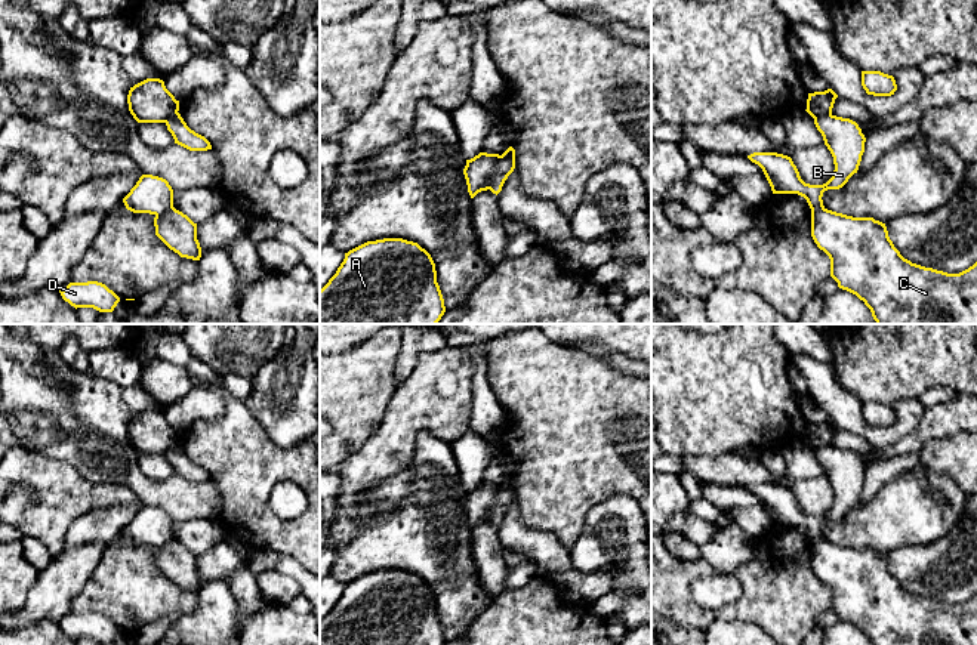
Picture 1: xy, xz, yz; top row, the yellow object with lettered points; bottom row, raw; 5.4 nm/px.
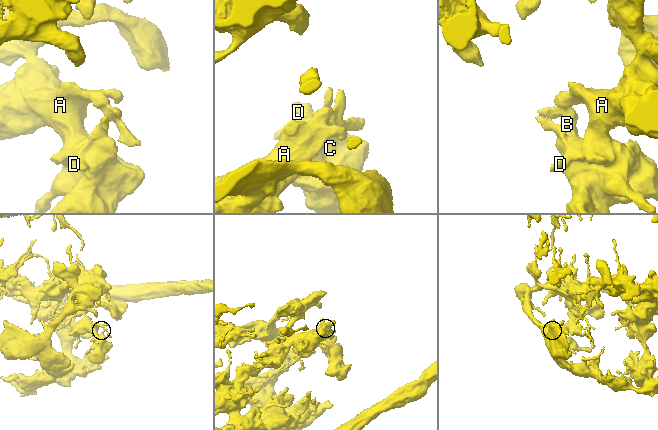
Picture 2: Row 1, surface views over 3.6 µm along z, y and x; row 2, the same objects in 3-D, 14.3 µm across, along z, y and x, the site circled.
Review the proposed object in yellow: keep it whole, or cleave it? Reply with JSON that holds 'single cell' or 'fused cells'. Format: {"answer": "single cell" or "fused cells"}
{"answer": "fused cells"}

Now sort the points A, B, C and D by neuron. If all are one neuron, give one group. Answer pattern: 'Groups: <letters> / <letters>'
Groups: A C / B D

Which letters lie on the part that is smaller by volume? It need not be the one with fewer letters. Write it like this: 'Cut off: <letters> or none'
Cut off: B, D

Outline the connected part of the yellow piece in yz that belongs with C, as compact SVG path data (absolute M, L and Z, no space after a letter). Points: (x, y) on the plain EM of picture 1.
M827 540L811 543L811 568L829 587L830 608L838 618L856 626L872 645L977 645L977 593L959 605L912 595L894 578L885 555L873 549L853 549Z

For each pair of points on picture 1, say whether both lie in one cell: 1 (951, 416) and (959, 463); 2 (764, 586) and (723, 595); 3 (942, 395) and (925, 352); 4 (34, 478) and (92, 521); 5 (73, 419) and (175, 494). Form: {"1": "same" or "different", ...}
{"1": "different", "2": "different", "3": "different", "4": "different", "5": "same"}

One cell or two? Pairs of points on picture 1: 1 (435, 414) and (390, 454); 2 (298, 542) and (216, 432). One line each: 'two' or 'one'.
1: one
2: one

